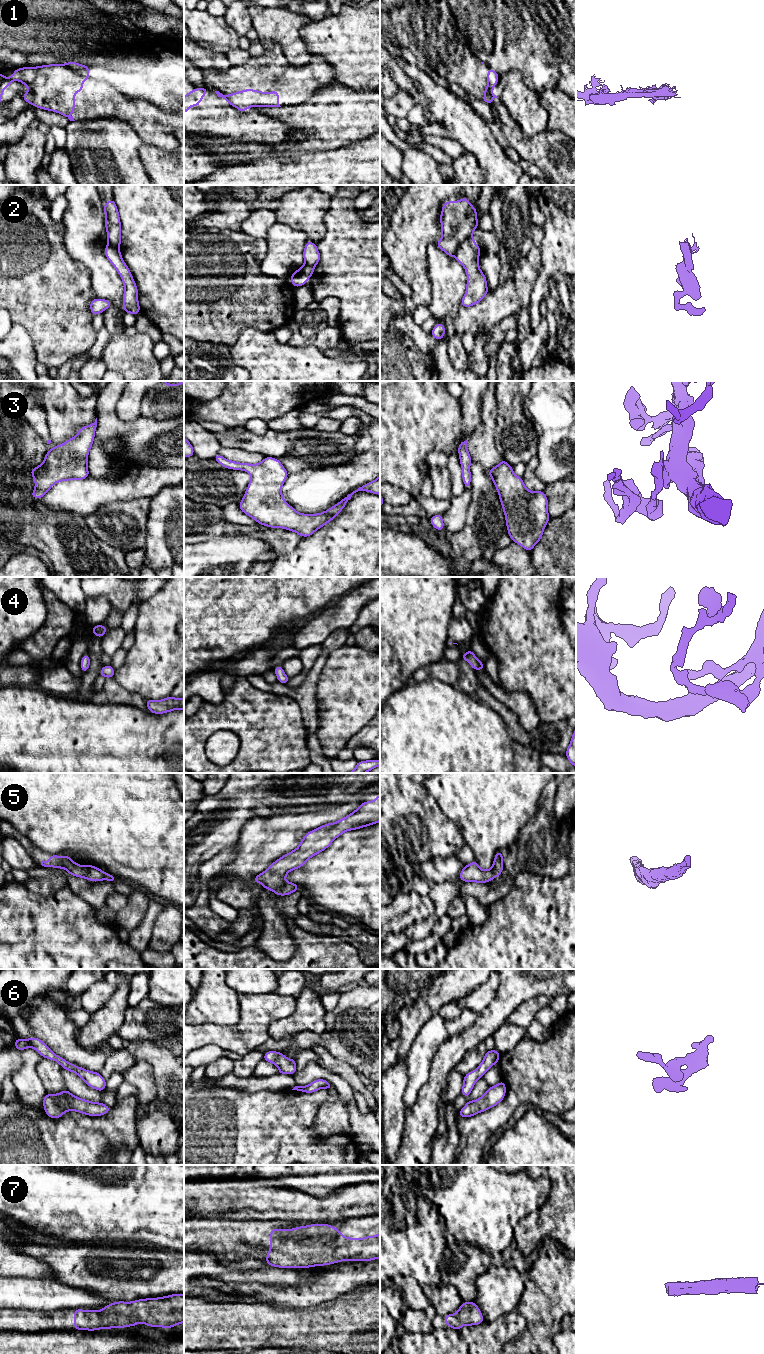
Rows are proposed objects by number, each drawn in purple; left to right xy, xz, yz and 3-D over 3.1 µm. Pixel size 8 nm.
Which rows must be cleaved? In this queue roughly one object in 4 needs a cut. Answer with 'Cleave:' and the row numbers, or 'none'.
Cleave: 1, 2

